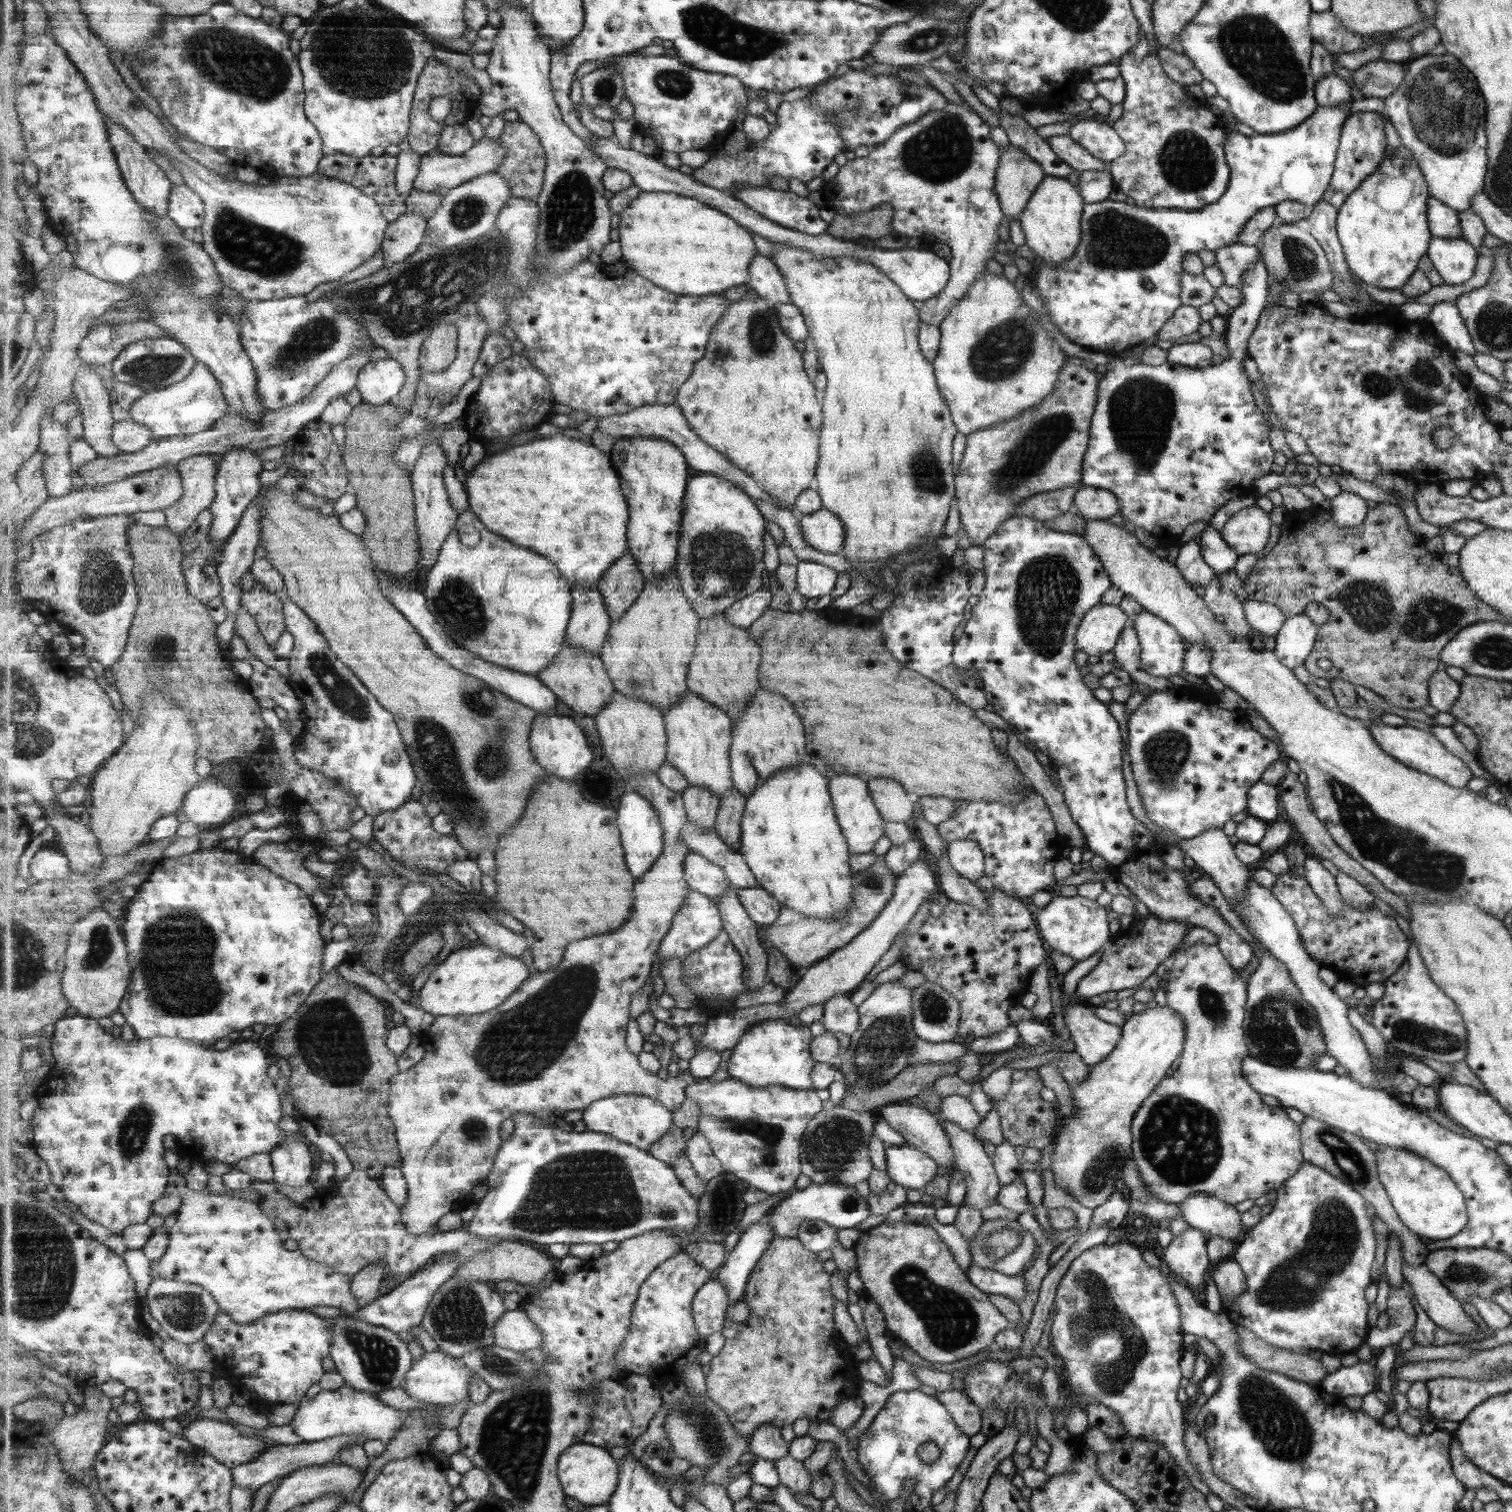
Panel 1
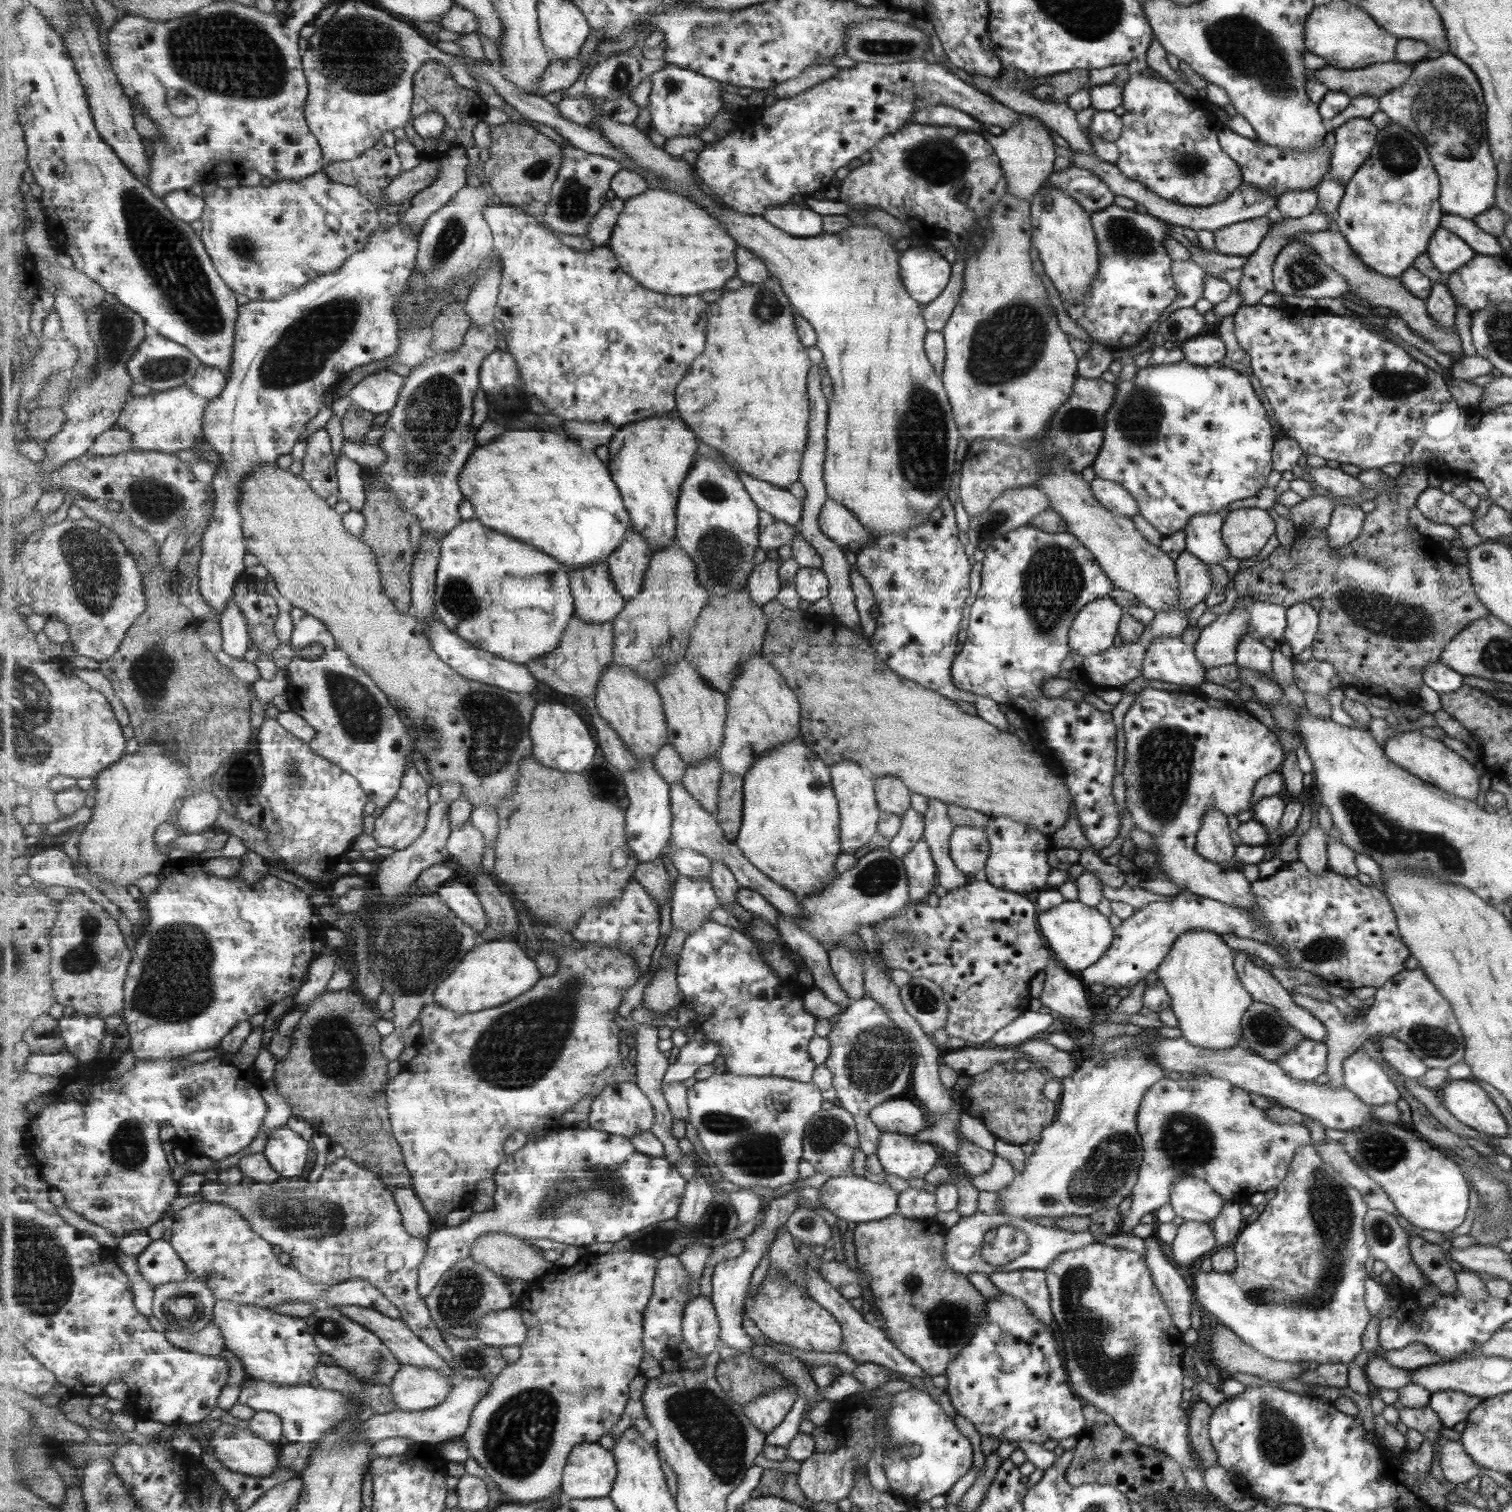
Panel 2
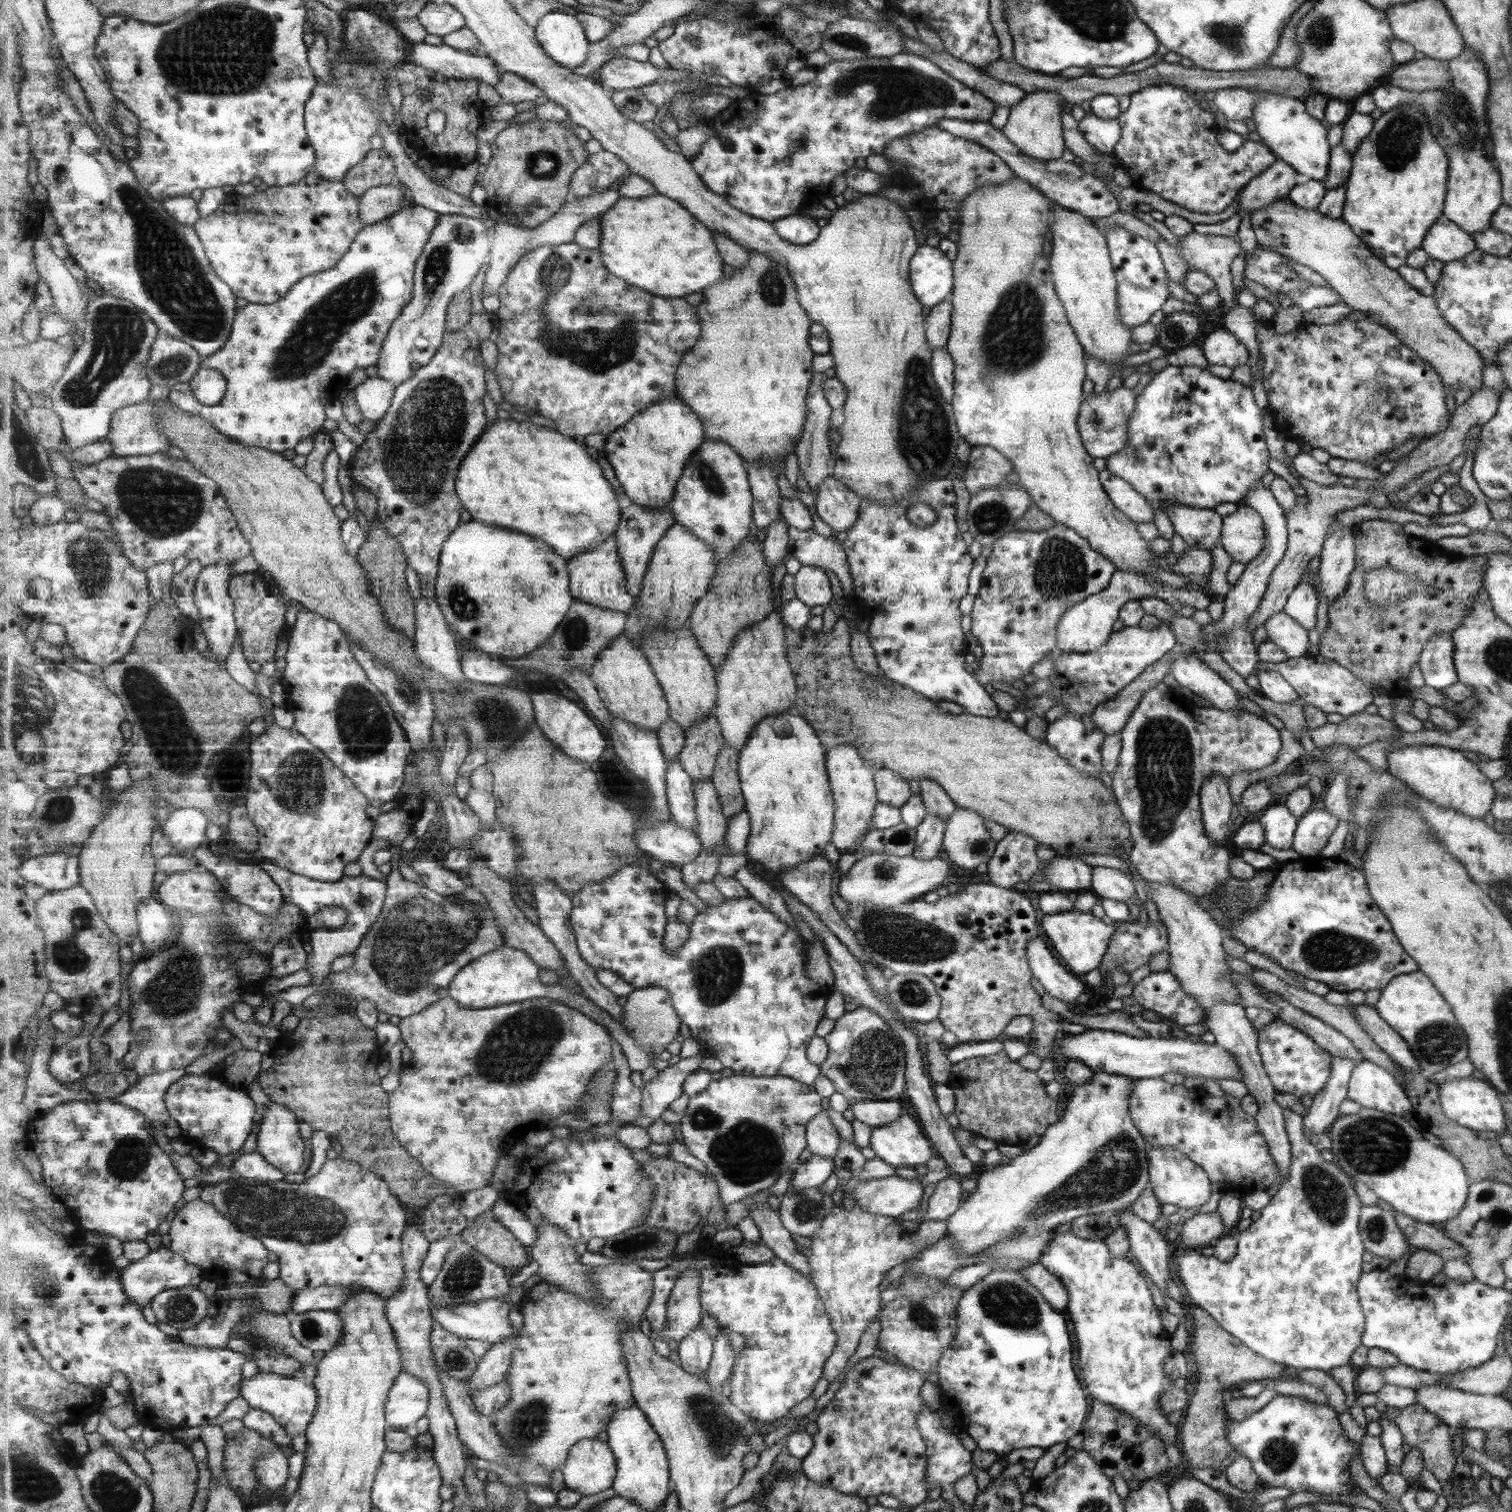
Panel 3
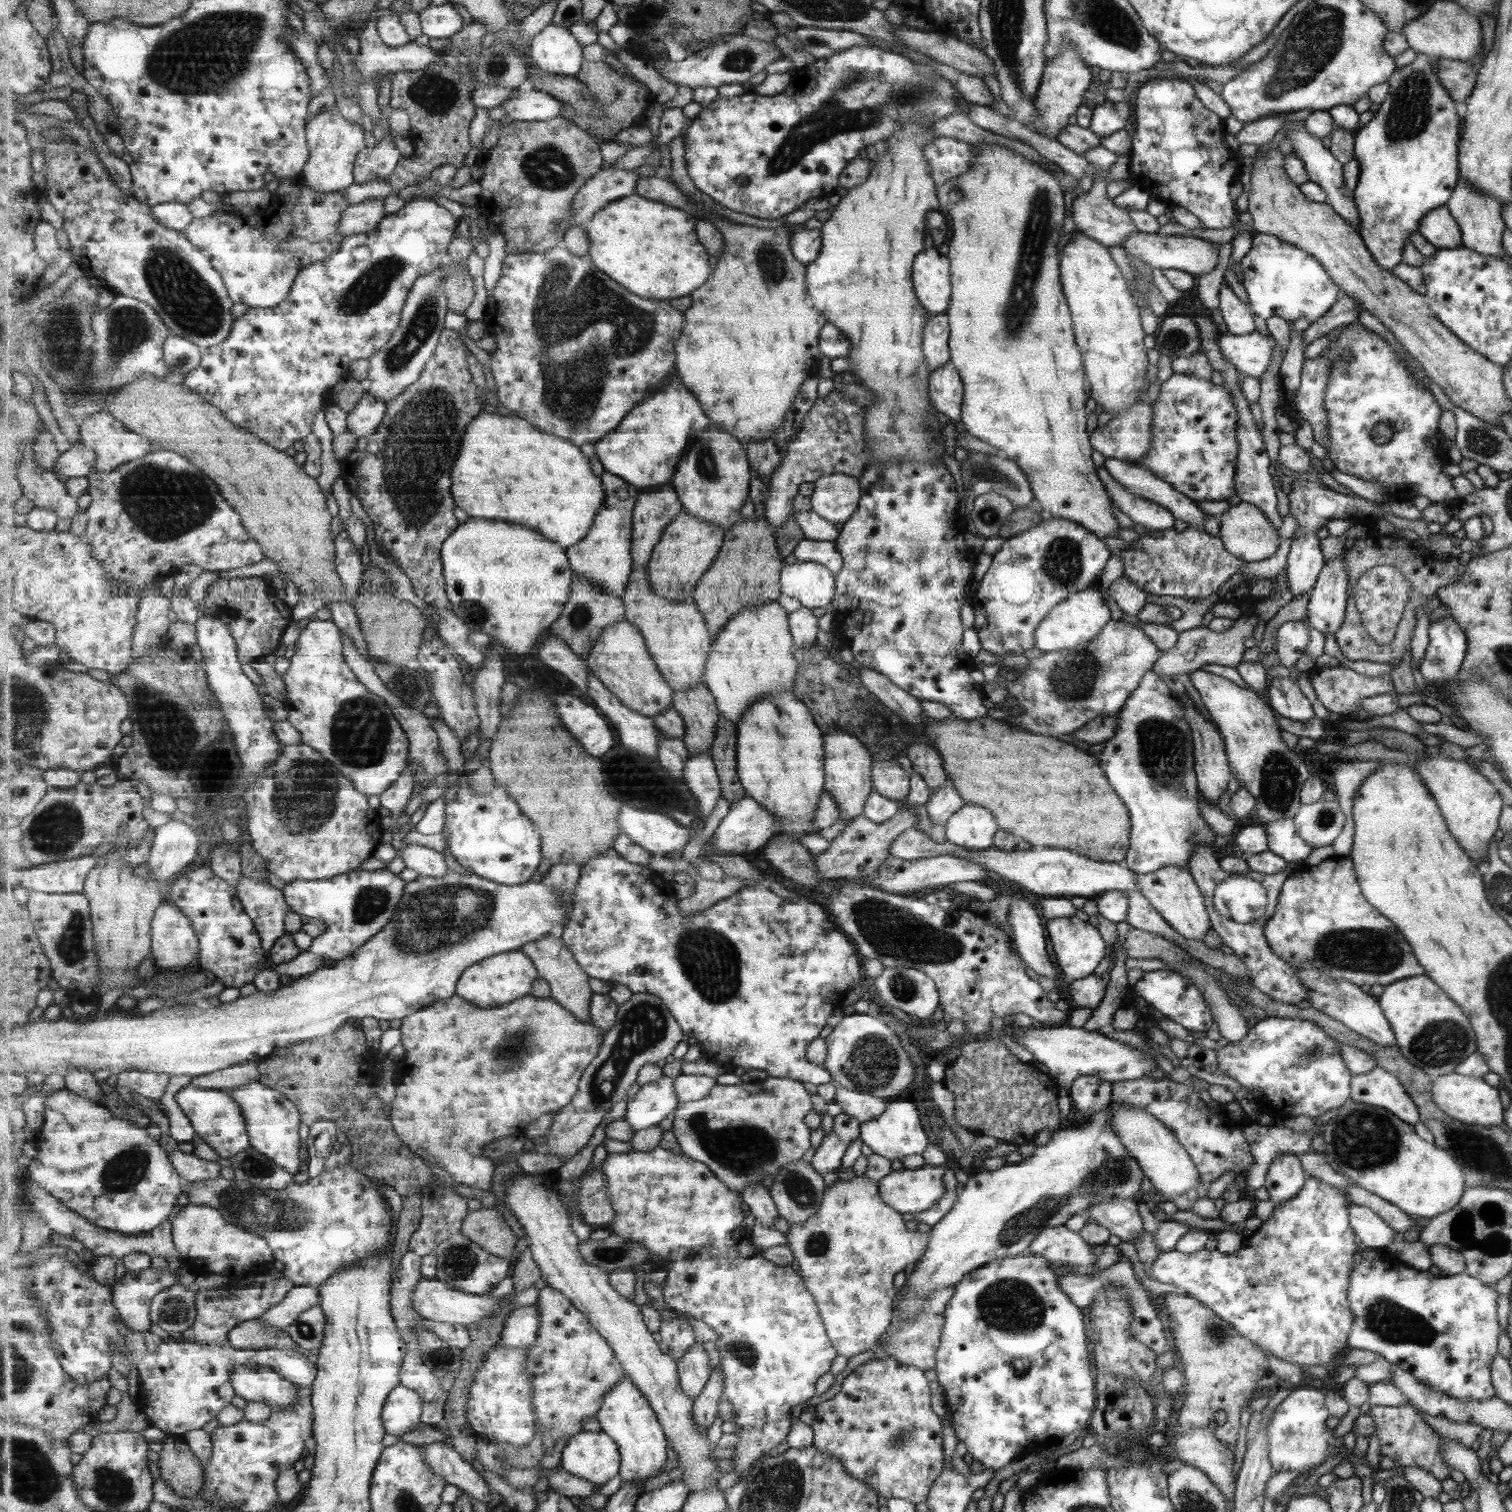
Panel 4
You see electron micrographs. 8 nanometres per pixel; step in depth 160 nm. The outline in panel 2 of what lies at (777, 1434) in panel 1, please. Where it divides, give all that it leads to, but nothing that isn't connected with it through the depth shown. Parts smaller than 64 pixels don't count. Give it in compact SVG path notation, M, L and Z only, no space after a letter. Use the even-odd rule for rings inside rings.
M785 1386L774 1390L769 1396L762 1396L755 1402L746 1404L744 1412L759 1430L769 1434L786 1420L797 1399L797 1388Z

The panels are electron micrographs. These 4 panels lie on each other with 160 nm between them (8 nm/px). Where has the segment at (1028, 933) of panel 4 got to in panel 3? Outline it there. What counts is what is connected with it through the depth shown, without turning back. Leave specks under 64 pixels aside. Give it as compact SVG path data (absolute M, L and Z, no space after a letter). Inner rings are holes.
M1041 936L1033 937L1027 943L1027 960L1034 972L1034 977L1049 996L1065 1004L1075 1002L1077 996L1083 992L1083 984L1079 984L1079 980L1071 976L1065 970L1065 966L1051 956L1051 952L1047 950L1047 944L1041 940L1043 940Z

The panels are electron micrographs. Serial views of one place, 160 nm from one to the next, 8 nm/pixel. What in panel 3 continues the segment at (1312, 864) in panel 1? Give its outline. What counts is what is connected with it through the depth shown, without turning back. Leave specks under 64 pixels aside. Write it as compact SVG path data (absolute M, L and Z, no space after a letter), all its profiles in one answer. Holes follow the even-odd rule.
M1313 807L1297 819L1292 838L1292 849L1299 858L1319 857L1319 850L1325 846L1327 836L1335 828L1338 820L1325 809Z

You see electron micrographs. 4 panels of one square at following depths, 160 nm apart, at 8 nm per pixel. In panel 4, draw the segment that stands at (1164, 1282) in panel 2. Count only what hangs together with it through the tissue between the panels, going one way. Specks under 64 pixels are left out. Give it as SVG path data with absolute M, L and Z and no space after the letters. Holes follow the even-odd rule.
M1111 1199L1089 1207L1084 1216L1096 1220L1121 1242L1131 1244L1137 1240L1139 1234L1144 1232L1136 1203L1133 1200Z

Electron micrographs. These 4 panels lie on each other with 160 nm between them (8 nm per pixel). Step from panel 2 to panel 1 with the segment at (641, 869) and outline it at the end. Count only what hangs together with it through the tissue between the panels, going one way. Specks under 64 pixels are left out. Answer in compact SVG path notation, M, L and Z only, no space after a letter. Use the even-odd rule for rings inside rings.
M650 772L632 776L626 787L652 803L664 828L662 855L643 878L636 878L636 901L628 921L616 932L572 942L559 968L530 974L526 982L494 1010L473 1016L431 1018L428 1027L419 1033L425 1056L410 1070L396 1076L390 1115L396 1124L403 1160L401 1170L408 1183L409 1200L400 1210L404 1227L410 1234L439 1231L437 1222L445 1214L460 1213L474 1201L473 1187L481 1180L488 1180L504 1142L499 1132L501 1124L513 1118L513 1114L535 1113L546 1121L561 1122L571 1110L583 1112L590 1104L619 1094L655 1097L674 1112L685 1102L687 1086L695 1083L689 1069L675 1077L659 1078L643 1068L639 1055L627 1050L625 1044L627 1024L632 1019L632 1000L649 984L651 966L661 941L668 936L677 913L692 891L684 871L686 858L692 850L682 843L688 821L682 794L667 789L658 775Z

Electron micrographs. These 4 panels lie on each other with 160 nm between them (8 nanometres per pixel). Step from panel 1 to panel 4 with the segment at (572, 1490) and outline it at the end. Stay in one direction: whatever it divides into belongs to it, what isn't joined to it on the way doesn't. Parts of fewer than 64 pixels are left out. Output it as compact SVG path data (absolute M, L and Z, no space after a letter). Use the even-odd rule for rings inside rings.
M583 1431L562 1450L561 1466L567 1472L602 1486L620 1474L619 1445L605 1431Z

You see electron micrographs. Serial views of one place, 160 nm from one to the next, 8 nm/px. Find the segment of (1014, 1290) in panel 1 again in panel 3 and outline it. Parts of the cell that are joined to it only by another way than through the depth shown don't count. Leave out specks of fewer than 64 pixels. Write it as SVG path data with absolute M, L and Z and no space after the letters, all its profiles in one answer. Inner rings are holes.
M1039 1263L1021 1268L1017 1273L1043 1297L1043 1300L1046 1300L1047 1304L1050 1304L1051 1308L1064 1310L1064 1306L1068 1303L1068 1292L1061 1285L1059 1278L1047 1272Z

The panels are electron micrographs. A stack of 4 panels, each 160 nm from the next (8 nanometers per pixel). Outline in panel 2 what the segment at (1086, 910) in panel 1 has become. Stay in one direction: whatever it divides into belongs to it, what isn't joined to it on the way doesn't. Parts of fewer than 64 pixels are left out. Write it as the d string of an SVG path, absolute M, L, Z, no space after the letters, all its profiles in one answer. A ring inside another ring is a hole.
M1064 900L1049 910L1041 911L1038 916L1038 925L1056 960L1063 964L1063 968L1072 971L1083 971L1093 963L1097 963L1112 944L1111 926L1107 918L1099 914L1095 907L1085 906L1078 900Z

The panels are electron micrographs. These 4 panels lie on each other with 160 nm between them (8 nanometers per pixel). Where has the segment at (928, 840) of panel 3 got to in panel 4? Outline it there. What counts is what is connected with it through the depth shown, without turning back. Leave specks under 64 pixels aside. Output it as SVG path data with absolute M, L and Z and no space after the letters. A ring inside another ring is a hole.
M946 780L943 786L937 787L937 791L930 794L925 803L925 810L931 824L944 826L947 819L964 805L959 793L955 792L955 786L950 780Z

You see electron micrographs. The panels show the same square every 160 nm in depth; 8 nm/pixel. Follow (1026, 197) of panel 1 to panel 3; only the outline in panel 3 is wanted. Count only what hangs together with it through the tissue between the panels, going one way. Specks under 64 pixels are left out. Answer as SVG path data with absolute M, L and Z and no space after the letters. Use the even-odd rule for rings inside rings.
M1041 90L1027 93L1023 100L1010 106L1006 124L1000 130L1003 136L1016 146L1016 149L1029 158L1035 160L1061 159L1061 152L1065 146L1062 136L1061 108L1062 98L1056 92Z

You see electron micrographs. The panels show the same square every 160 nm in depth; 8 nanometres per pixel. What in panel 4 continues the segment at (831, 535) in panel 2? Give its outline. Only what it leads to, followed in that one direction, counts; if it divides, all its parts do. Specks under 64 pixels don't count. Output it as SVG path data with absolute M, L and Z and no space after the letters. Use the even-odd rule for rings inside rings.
M844 474L820 476L813 481L809 508L836 526L846 523L858 508L862 487L858 479Z

